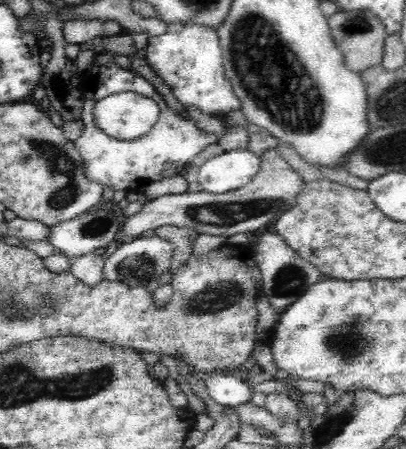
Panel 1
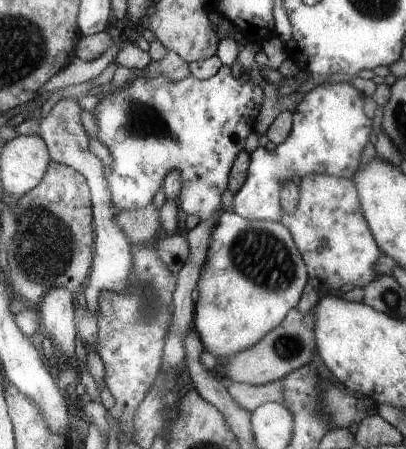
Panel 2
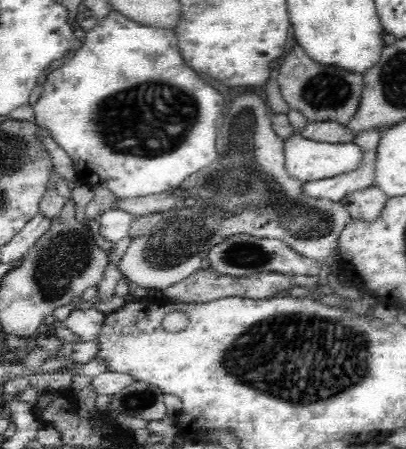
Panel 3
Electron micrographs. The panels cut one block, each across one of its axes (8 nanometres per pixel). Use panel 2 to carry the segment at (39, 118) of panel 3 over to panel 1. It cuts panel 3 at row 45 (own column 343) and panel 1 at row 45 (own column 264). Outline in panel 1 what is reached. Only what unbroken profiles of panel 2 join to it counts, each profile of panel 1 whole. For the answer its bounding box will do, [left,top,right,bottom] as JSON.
[144,22,242,118]

